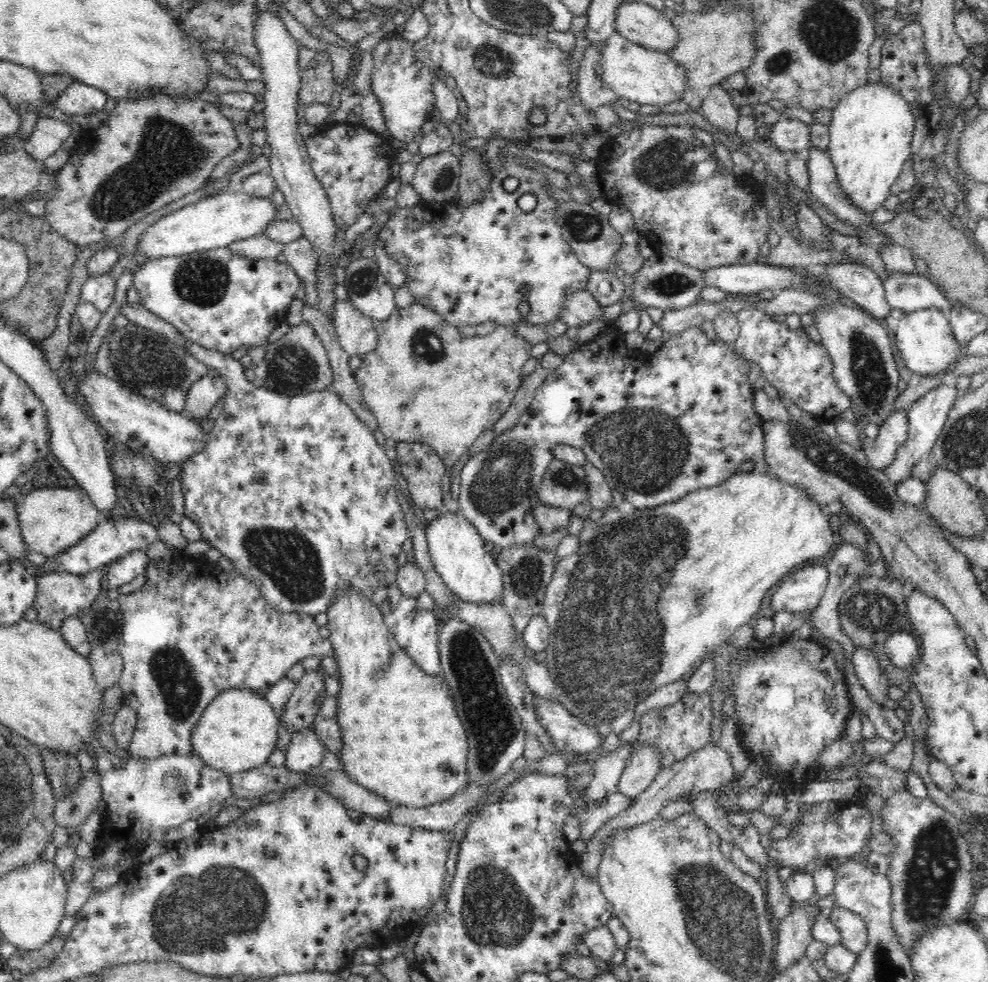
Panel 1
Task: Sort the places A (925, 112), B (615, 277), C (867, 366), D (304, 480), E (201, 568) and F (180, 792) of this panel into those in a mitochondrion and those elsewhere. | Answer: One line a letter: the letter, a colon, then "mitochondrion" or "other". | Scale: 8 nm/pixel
A: other
B: other
C: mitochondrion
D: other
E: other
F: mitochondrion

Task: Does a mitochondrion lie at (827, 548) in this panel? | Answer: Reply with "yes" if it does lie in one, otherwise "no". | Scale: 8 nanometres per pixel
no

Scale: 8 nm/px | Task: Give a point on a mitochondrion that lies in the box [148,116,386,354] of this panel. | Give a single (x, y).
(202, 281)

